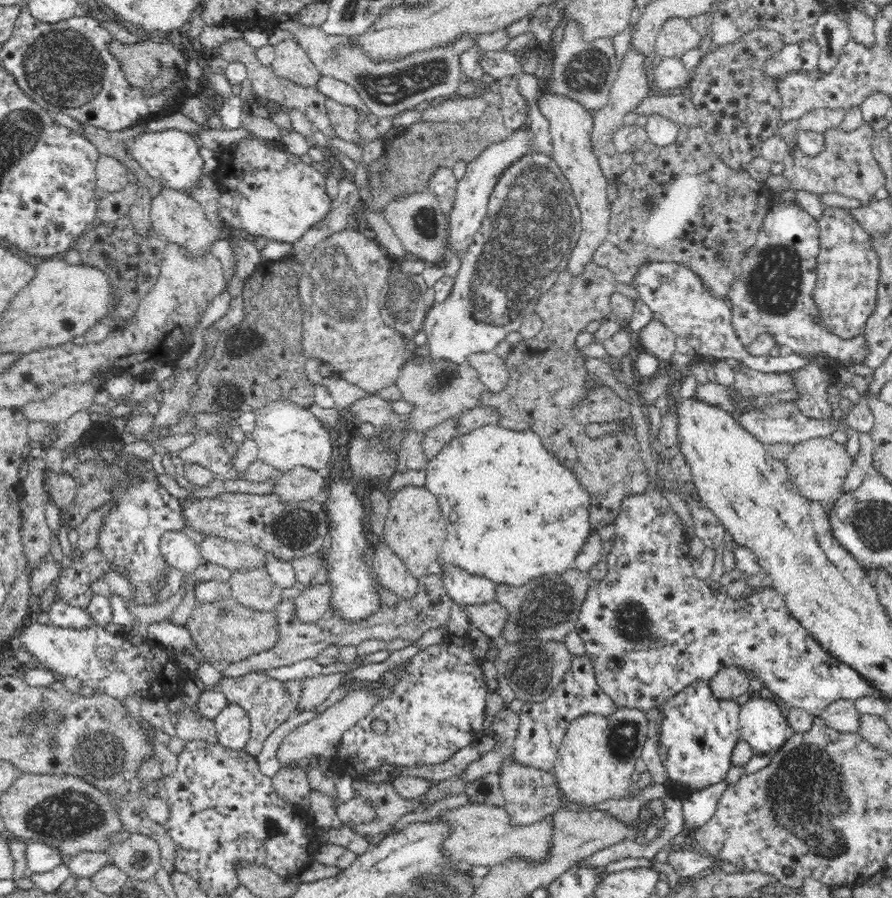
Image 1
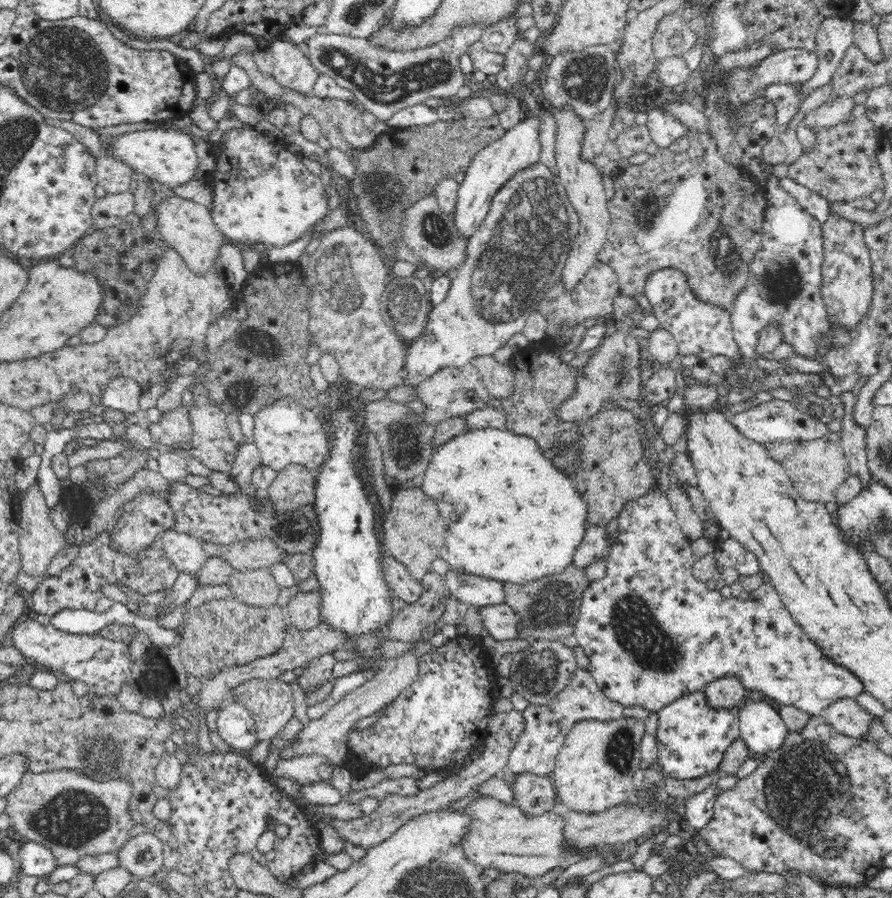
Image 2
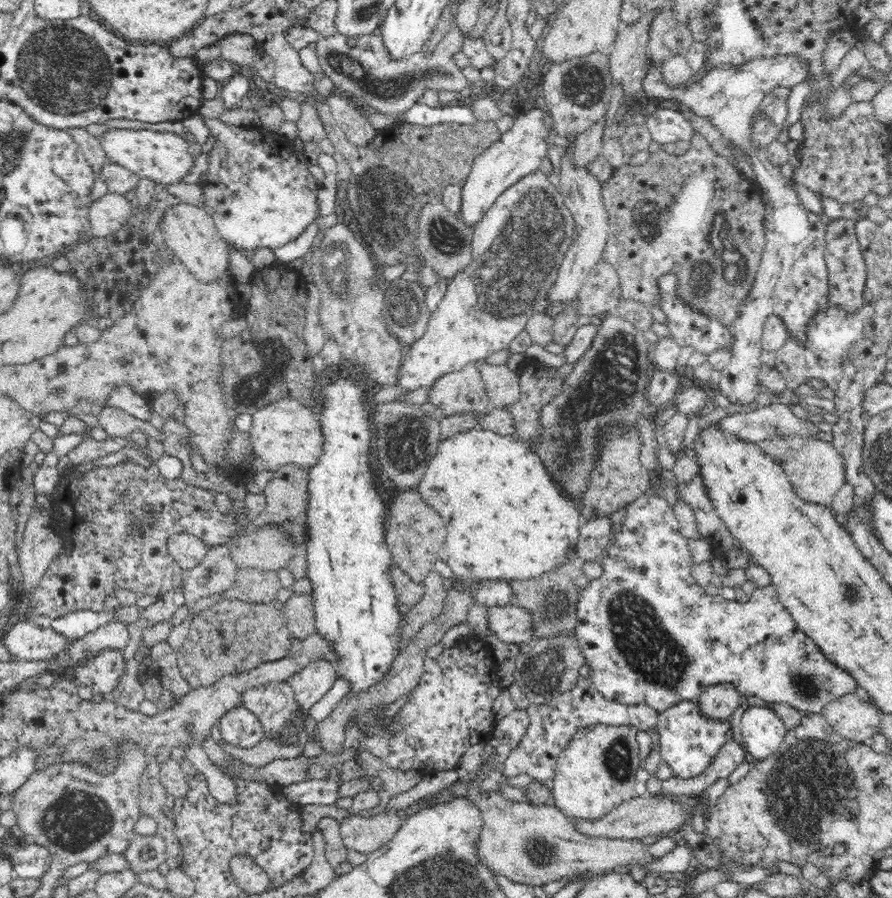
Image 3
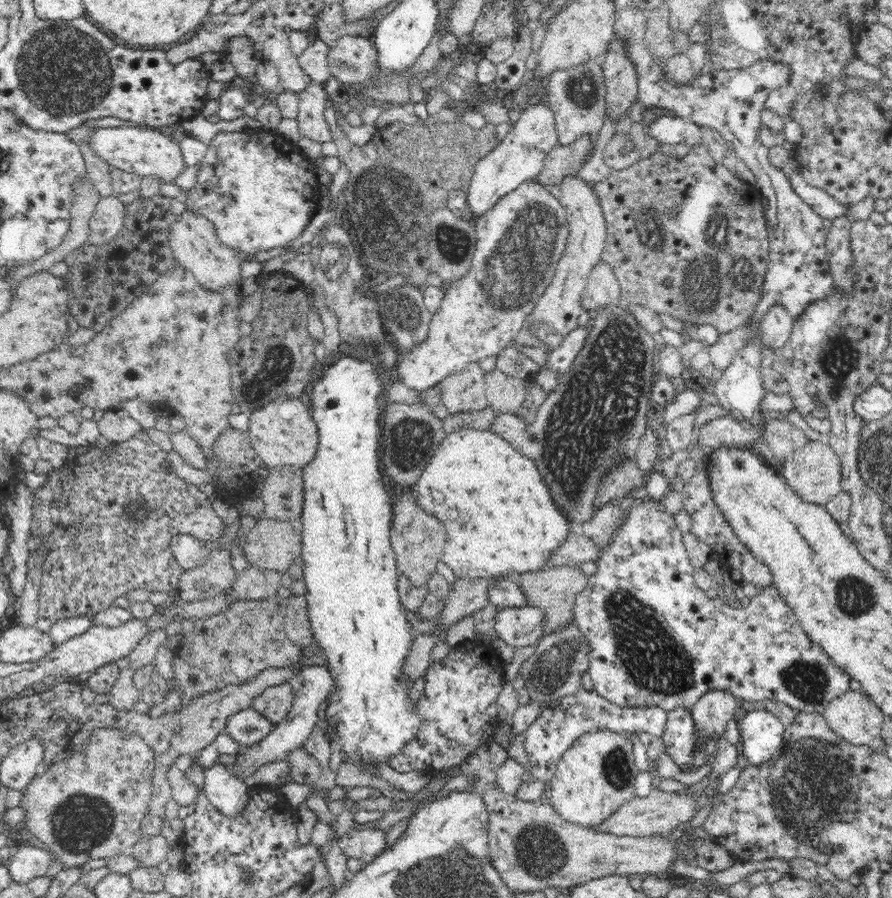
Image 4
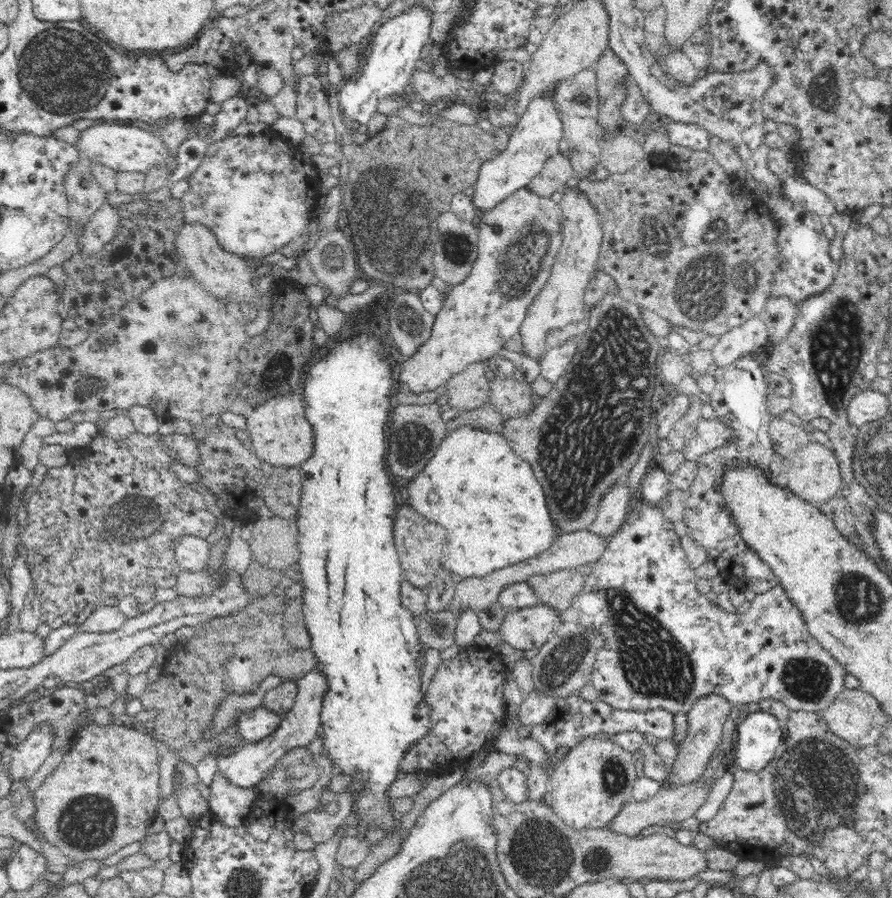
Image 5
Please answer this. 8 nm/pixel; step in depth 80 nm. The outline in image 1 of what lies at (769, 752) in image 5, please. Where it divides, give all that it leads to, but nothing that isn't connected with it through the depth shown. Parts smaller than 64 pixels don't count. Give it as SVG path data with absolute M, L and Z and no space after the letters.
M761 697L741 706L739 723L740 738L761 755L780 749L791 733L778 705Z

